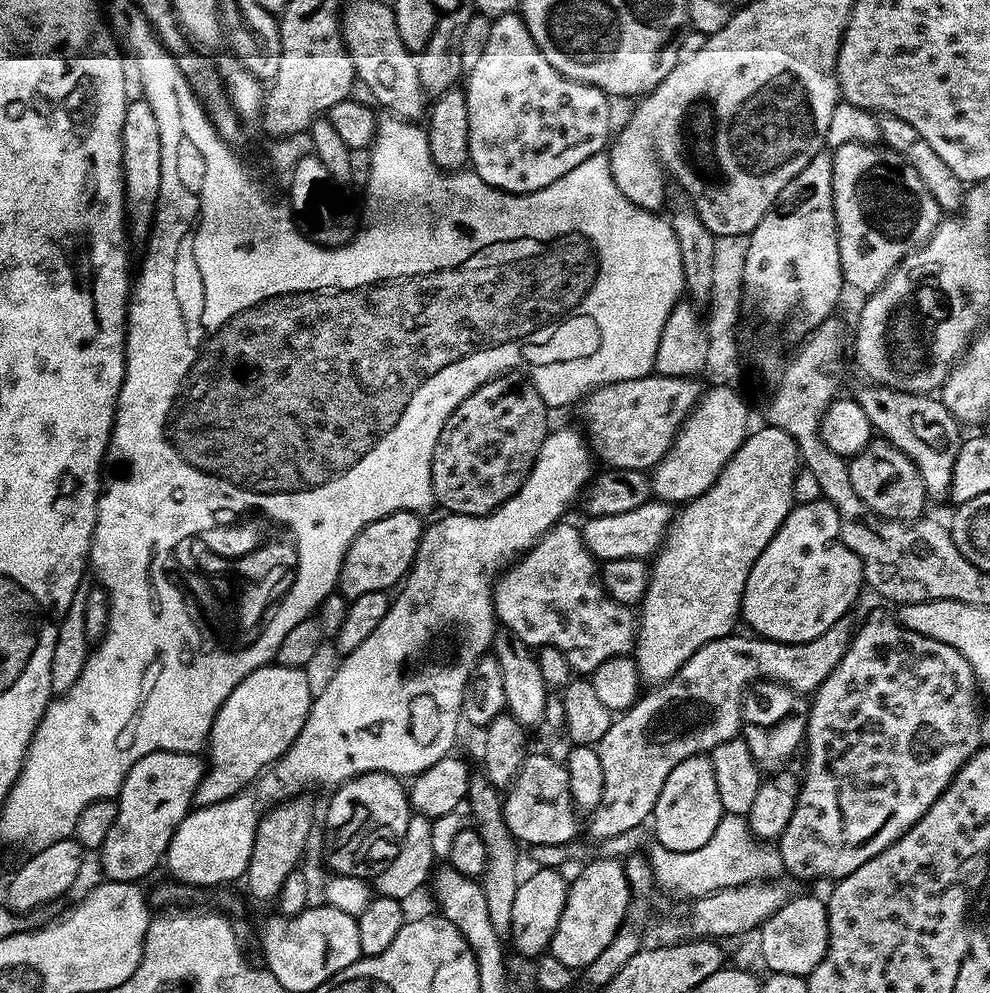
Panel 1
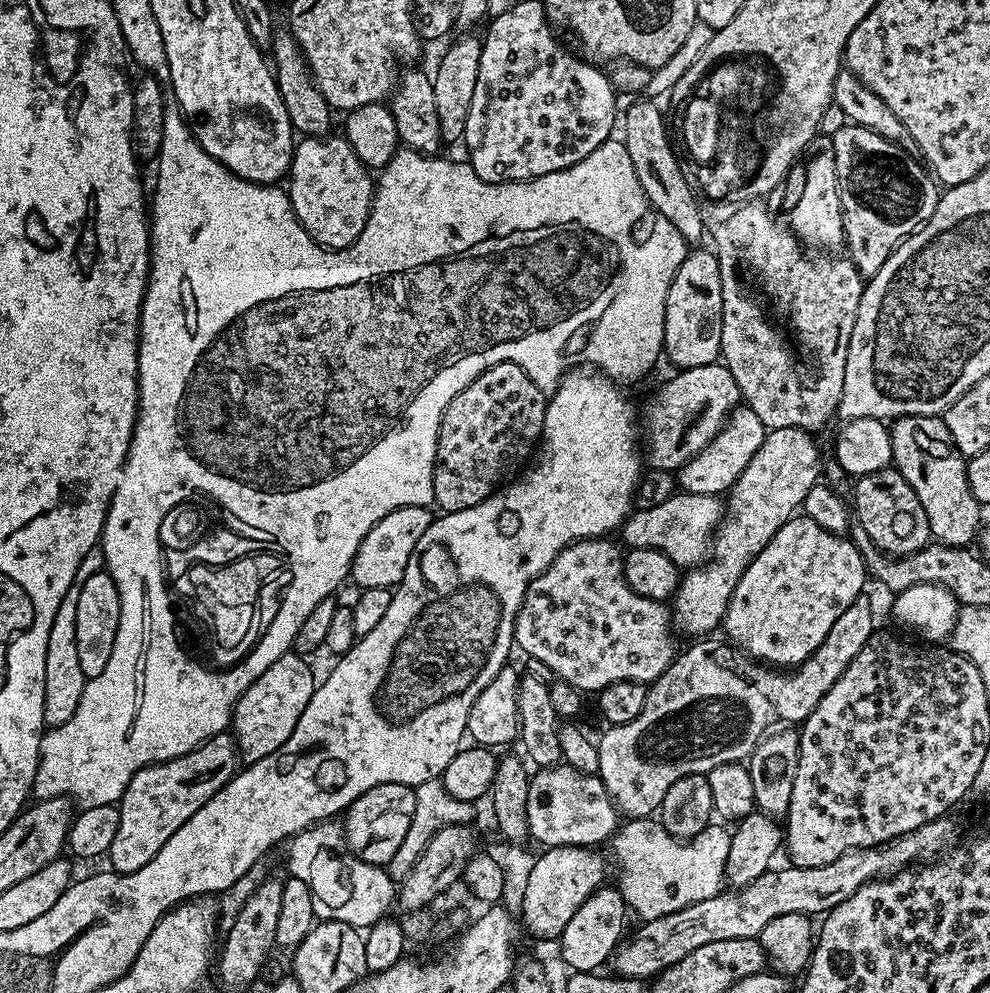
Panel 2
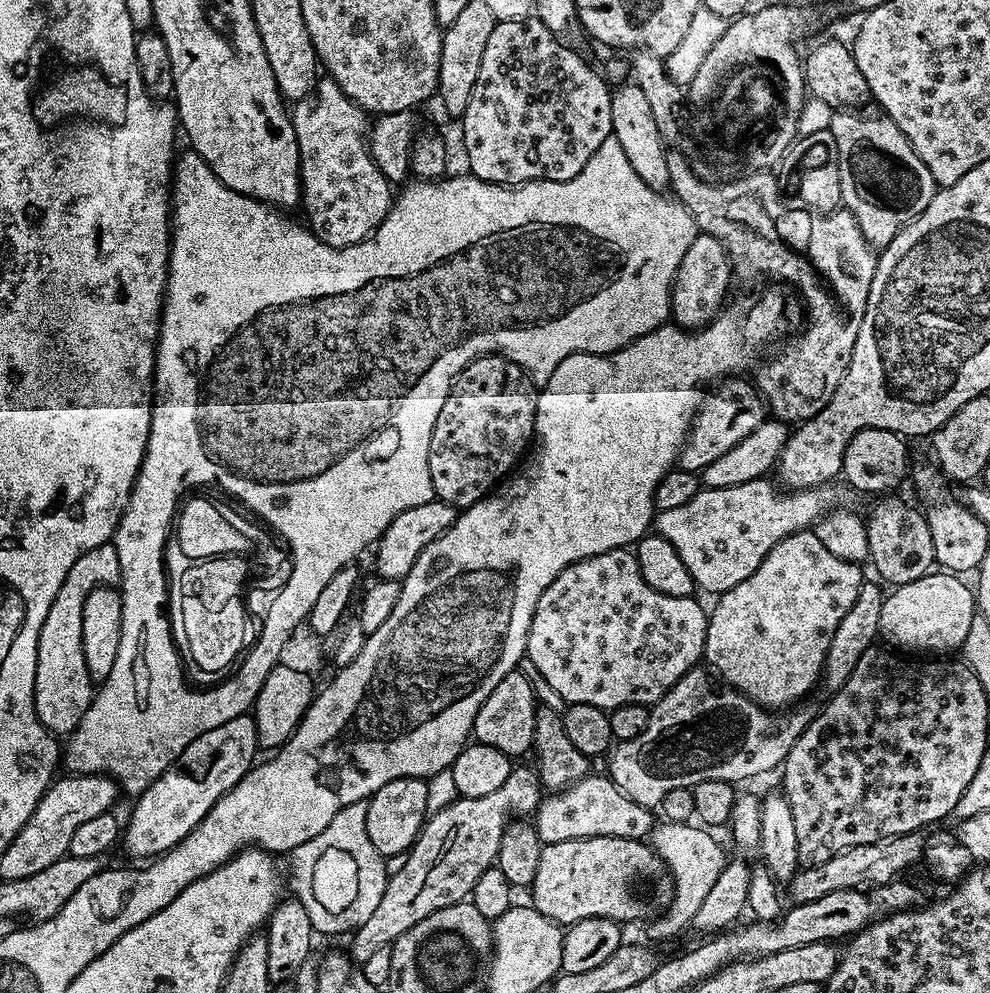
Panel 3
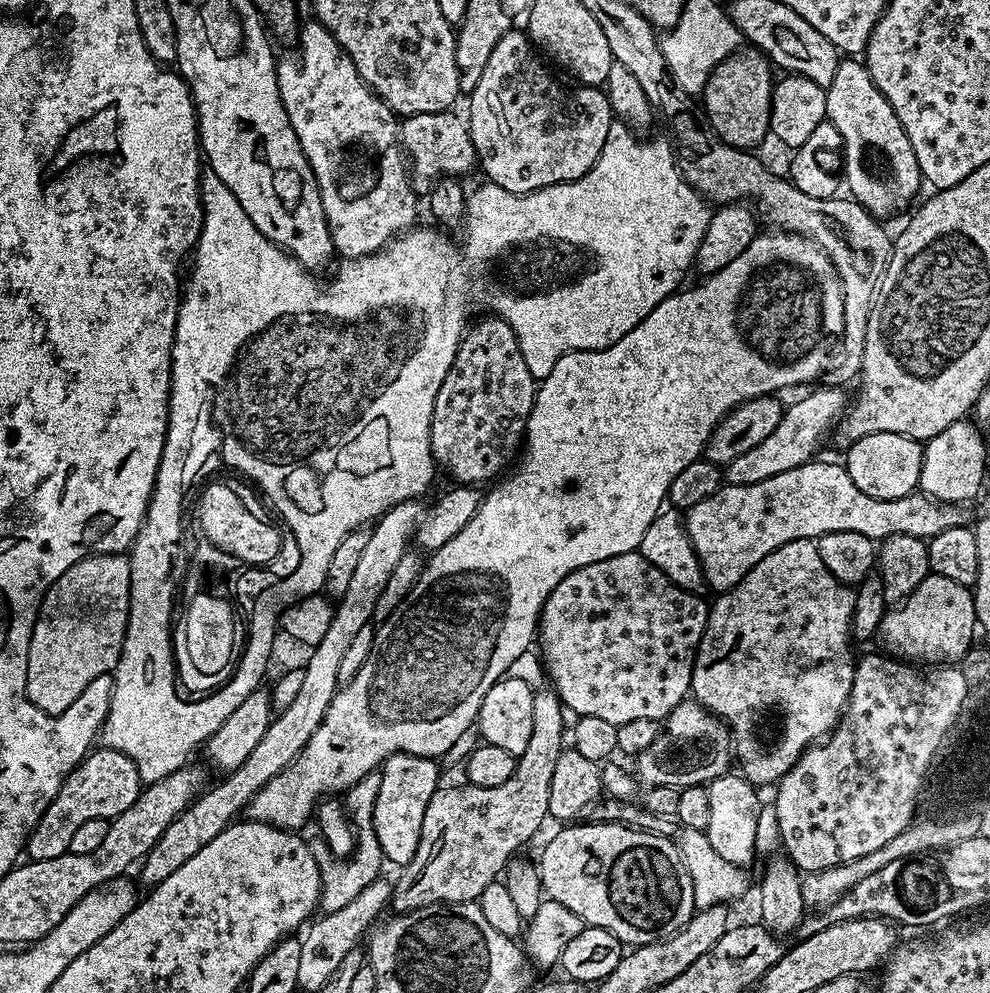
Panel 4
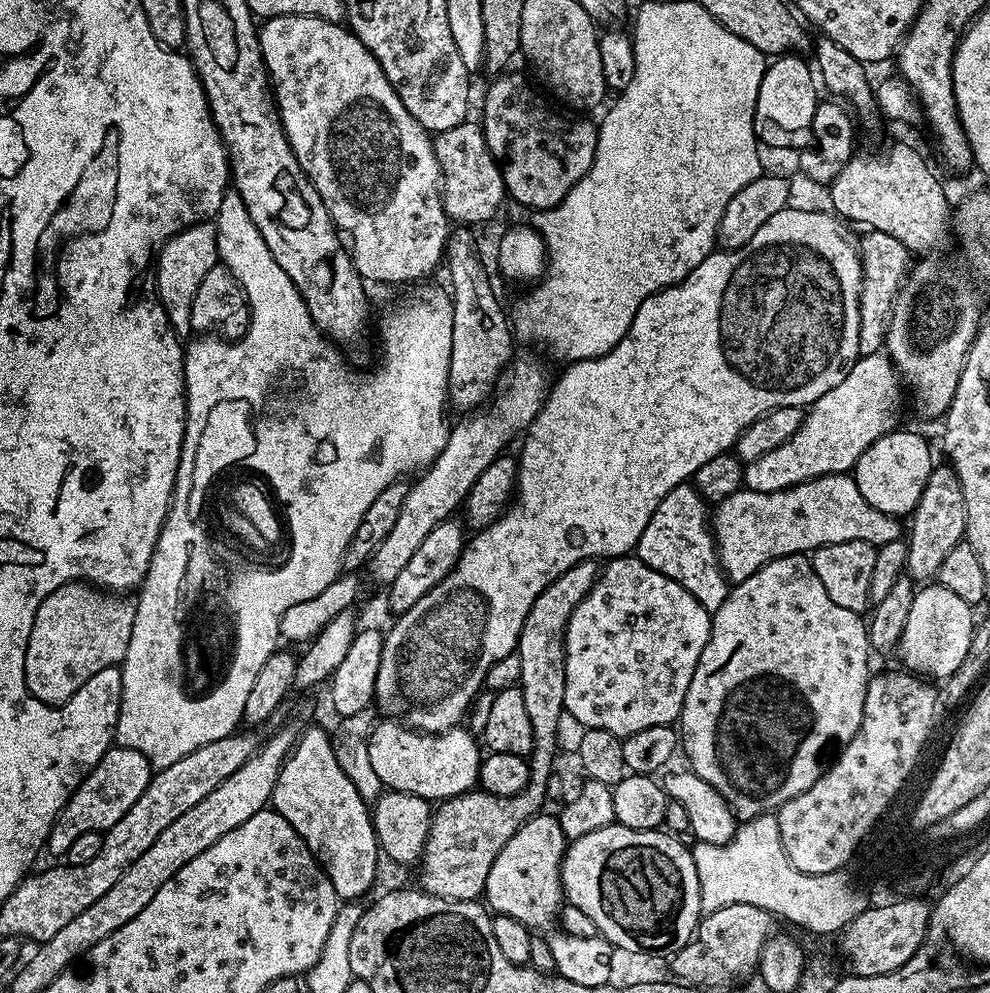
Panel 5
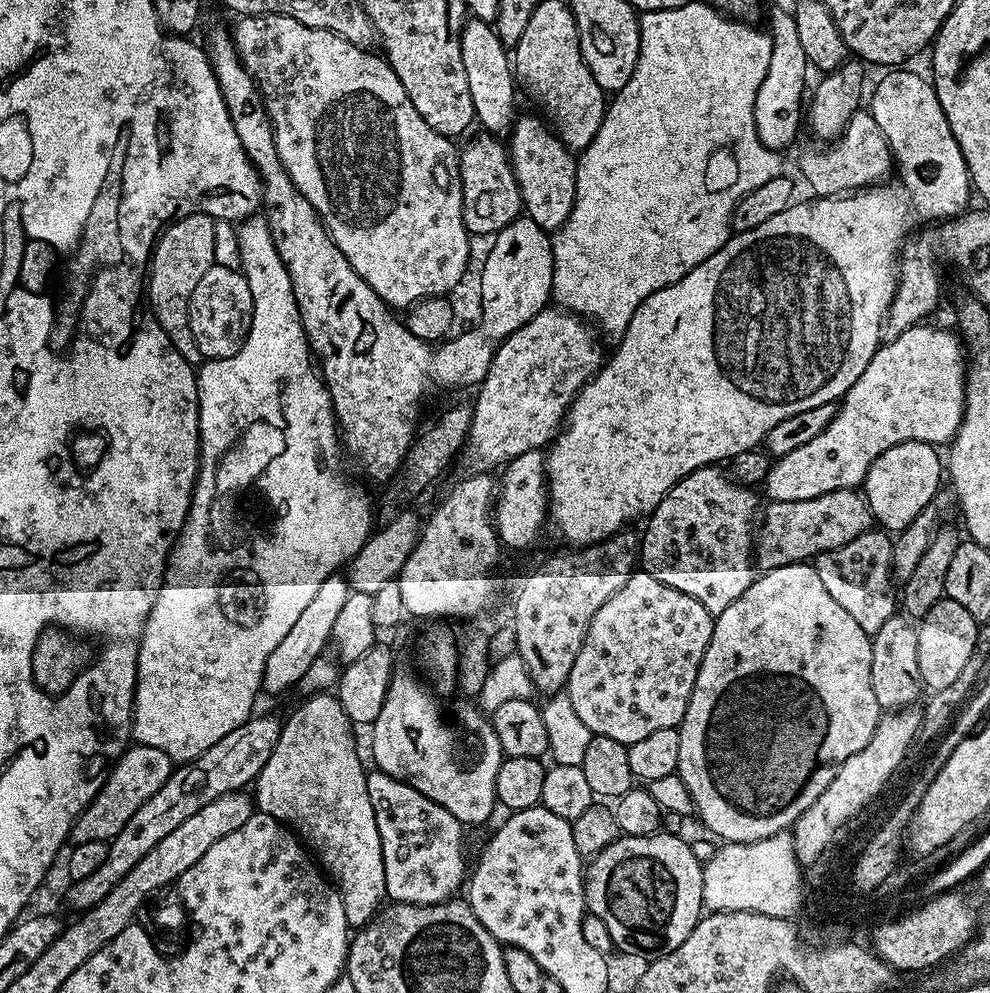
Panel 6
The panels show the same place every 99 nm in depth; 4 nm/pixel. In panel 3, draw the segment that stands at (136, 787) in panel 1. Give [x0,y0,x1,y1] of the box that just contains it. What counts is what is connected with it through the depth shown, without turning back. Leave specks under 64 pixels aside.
[122,714,257,858]

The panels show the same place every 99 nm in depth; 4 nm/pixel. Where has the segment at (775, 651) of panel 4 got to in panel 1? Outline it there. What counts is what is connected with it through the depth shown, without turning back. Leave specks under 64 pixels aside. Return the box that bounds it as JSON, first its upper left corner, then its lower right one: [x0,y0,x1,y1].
[740,499,864,644]

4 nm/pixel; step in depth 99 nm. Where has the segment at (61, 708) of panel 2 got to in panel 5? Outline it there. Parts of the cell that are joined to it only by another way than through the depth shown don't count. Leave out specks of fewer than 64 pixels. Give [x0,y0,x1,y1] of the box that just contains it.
[24,581,136,707]

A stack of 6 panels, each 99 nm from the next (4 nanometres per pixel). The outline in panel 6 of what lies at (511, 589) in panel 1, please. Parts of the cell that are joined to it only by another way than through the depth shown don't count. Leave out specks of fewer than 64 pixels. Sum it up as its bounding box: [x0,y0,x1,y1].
[566,570,714,746]

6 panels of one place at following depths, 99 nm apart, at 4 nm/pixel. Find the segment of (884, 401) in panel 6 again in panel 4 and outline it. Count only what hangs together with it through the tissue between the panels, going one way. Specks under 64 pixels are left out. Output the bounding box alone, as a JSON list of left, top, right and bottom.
[726,386,846,484]

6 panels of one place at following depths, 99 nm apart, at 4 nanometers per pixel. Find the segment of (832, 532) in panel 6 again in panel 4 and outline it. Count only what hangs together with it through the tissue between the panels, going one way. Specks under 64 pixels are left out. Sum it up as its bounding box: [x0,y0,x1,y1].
[684,458,974,594]

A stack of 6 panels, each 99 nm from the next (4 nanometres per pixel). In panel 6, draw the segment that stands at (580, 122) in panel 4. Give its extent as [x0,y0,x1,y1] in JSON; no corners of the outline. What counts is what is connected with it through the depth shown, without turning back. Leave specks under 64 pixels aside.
[506,114,577,234]

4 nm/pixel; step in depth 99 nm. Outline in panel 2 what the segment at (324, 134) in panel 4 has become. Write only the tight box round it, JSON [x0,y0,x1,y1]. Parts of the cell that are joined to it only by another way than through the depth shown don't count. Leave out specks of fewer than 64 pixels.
[286,134,374,250]

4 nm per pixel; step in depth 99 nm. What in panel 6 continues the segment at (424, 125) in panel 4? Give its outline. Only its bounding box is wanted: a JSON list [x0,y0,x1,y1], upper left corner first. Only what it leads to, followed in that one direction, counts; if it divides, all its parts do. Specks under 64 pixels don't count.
[459,134,524,237]

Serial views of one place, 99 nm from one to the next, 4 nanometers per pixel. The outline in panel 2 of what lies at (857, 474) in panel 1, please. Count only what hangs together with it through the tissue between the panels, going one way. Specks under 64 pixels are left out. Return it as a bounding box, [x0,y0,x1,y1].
[854,467,932,558]

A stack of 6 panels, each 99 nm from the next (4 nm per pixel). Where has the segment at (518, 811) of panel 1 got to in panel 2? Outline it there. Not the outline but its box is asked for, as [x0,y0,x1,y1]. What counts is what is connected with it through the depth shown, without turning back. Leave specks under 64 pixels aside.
[526,762,618,848]

